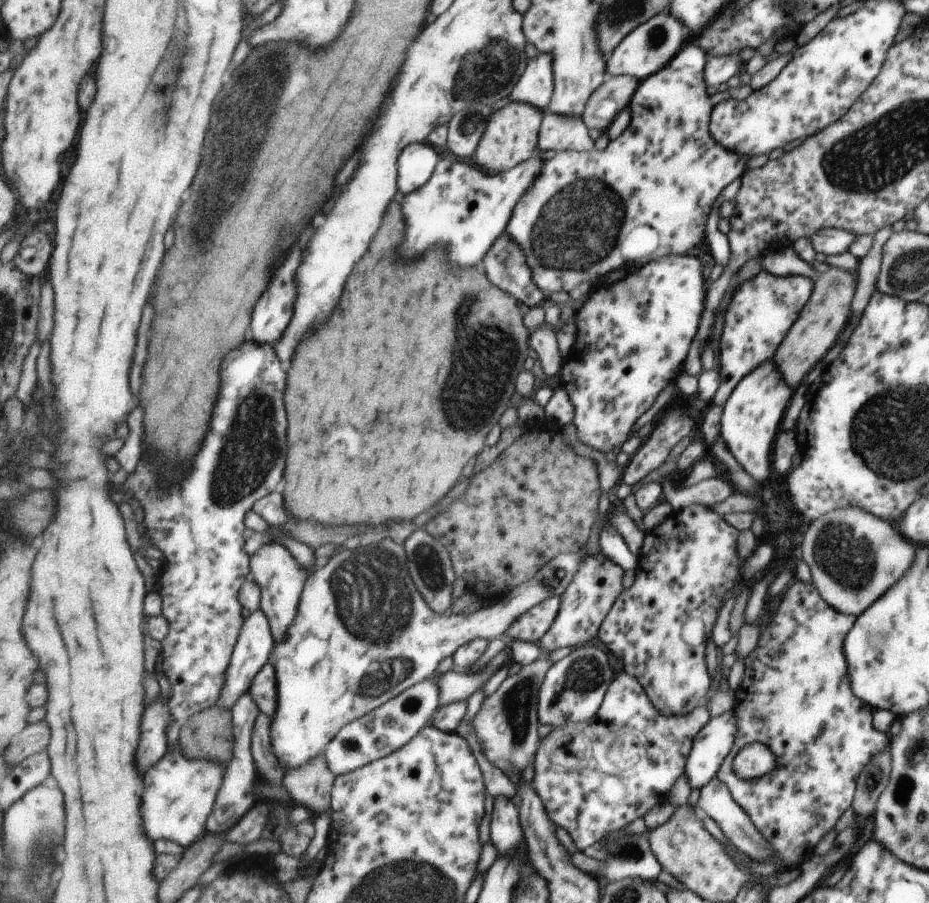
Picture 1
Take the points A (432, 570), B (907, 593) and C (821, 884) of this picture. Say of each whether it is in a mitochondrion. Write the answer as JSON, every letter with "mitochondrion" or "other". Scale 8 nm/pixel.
{"A":"mitochondrion","B":"other","C":"other"}

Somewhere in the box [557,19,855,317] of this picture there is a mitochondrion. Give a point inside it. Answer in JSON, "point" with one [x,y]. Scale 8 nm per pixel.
{"point":[657,36]}

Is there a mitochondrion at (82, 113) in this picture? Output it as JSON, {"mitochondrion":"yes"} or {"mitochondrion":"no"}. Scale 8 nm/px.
{"mitochondrion":"no"}

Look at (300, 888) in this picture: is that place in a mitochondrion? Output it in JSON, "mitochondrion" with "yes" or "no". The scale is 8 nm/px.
{"mitochondrion":"no"}

